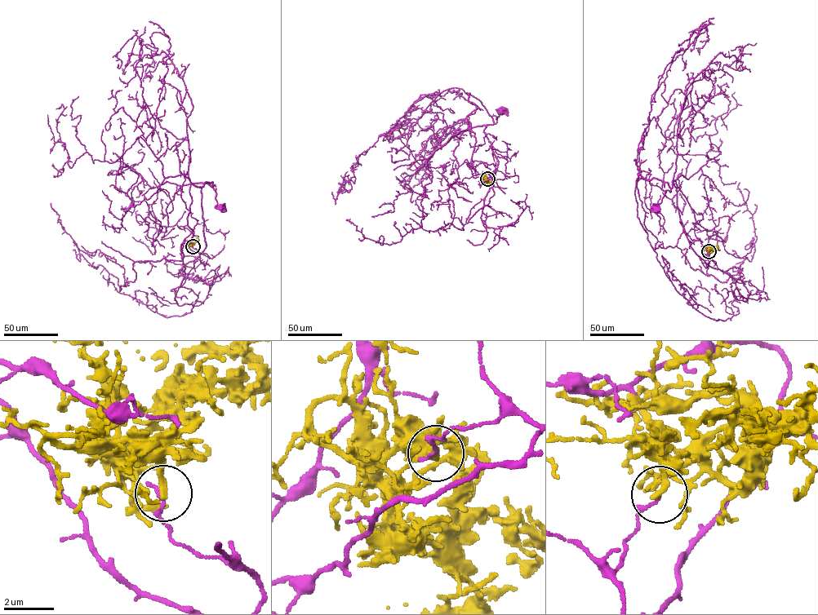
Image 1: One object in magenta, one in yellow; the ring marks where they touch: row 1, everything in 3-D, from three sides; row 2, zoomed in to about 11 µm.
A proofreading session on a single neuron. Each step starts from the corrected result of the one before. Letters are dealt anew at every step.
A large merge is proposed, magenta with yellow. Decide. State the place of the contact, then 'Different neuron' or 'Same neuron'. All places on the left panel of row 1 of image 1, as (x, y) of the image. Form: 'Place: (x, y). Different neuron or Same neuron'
Place: (193, 246). Different neuron

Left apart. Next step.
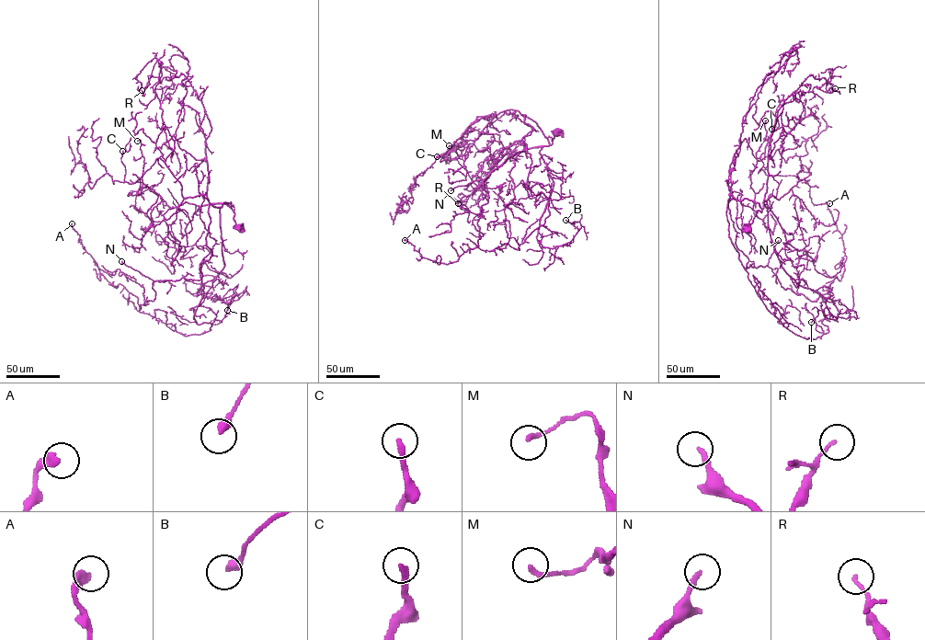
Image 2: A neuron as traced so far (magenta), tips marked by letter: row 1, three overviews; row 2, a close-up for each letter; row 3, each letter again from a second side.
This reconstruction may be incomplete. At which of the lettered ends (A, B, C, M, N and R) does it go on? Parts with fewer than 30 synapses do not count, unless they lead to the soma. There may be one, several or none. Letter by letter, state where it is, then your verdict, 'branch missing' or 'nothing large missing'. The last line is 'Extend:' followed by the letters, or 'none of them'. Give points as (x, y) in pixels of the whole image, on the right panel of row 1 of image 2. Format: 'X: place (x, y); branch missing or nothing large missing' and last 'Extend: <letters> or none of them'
A: place (829, 203); branch missing
B: place (811, 322); nothing large missing
C: place (771, 129); branch missing
M: place (765, 120); nothing large missing
N: place (778, 240); branch missing
R: place (835, 88); nothing large missing
Extend: A, C, N

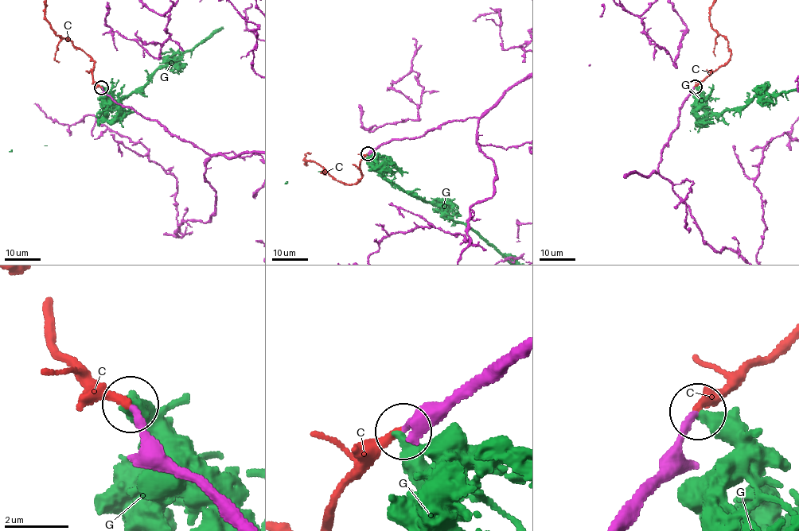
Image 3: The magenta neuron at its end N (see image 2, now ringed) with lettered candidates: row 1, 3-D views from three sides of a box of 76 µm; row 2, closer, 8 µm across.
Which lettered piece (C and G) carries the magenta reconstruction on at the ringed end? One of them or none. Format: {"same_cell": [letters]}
{"same_cell": ["C"]}

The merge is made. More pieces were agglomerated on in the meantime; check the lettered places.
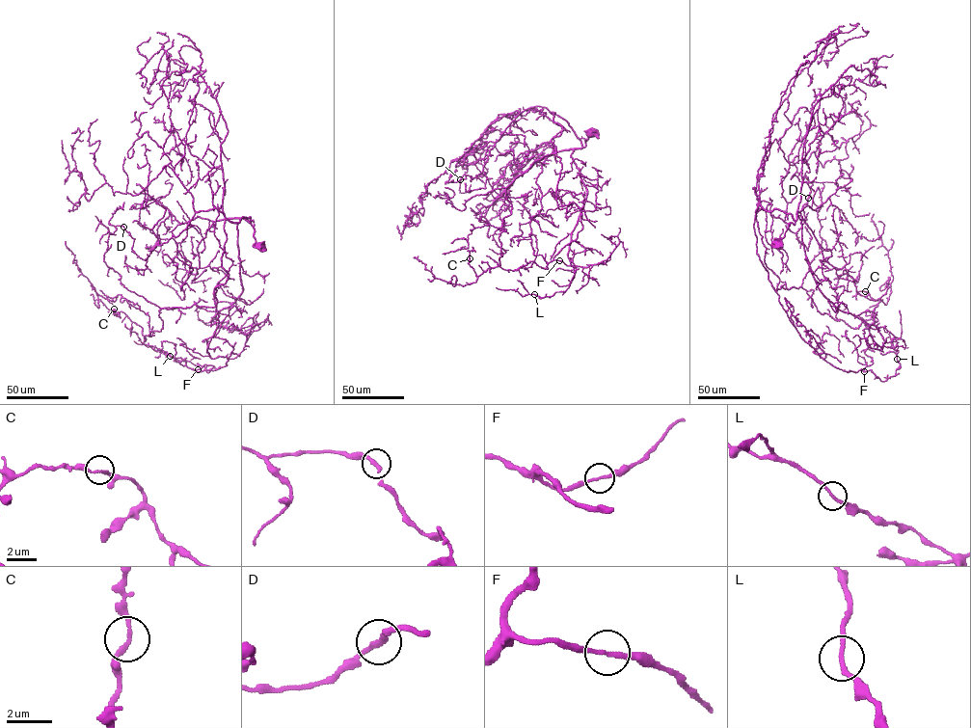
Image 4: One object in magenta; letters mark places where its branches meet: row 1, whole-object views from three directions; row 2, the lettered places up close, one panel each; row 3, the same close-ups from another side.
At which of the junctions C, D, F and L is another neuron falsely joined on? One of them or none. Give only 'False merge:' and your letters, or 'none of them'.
False merge: none of them

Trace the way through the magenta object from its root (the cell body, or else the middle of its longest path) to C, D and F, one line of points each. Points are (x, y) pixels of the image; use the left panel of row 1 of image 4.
C: (260, 245), (250, 217), (226, 220), (216, 305), (163, 308), (162, 328), (145, 341), (114, 309)
D: (260, 245), (250, 217), (234, 223), (212, 208), (196, 213), (144, 259), (123, 227)
F: (260, 245), (250, 217), (225, 220), (228, 279), (214, 288), (218, 325), (206, 352), (228, 360), (198, 369)

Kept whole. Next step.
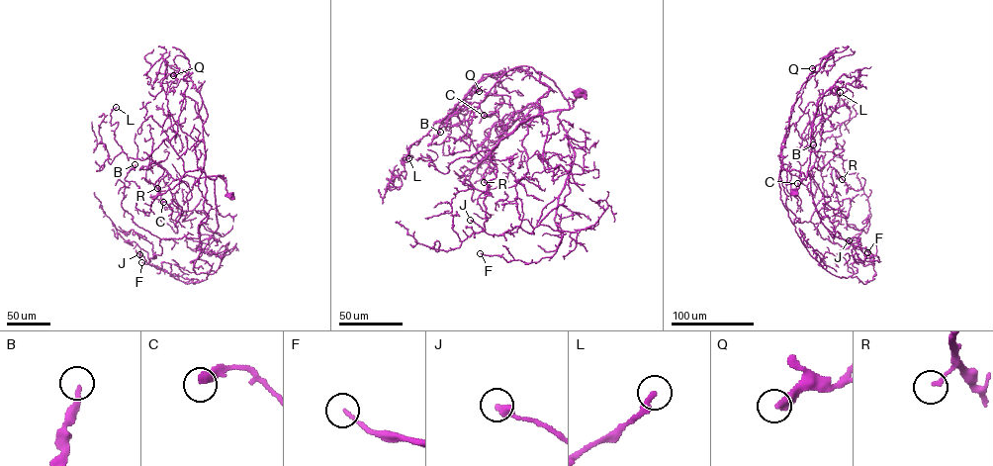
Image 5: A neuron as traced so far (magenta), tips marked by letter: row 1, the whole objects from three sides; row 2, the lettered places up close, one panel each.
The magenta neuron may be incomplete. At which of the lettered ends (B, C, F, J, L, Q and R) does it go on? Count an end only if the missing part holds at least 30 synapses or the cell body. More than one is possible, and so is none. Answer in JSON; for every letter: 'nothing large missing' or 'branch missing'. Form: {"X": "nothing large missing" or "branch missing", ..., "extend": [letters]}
{"B": "nothing large missing", "C": "nothing large missing", "F": "nothing large missing", "J": "nothing large missing", "L": "nothing large missing", "Q": "nothing large missing", "R": "nothing large missing", "extend": []}

